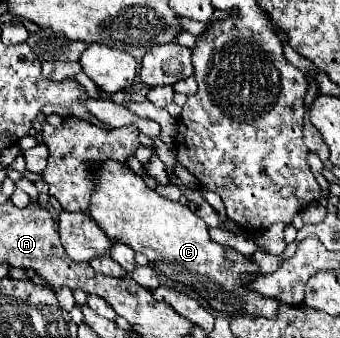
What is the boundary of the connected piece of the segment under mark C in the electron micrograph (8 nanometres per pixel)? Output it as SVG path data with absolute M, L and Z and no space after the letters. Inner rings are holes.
M107 161L97 167L95 181L97 187L91 197L89 215L99 223L107 237L145 253L149 265L159 275L193 289L219 313L277 319L281 307L279 299L261 297L261 293L249 289L249 283L259 275L259 265L253 257L211 241L207 223L187 205L163 199L157 191L149 189L137 173L117 161ZM243 275L249 275L249 281L243 281Z

